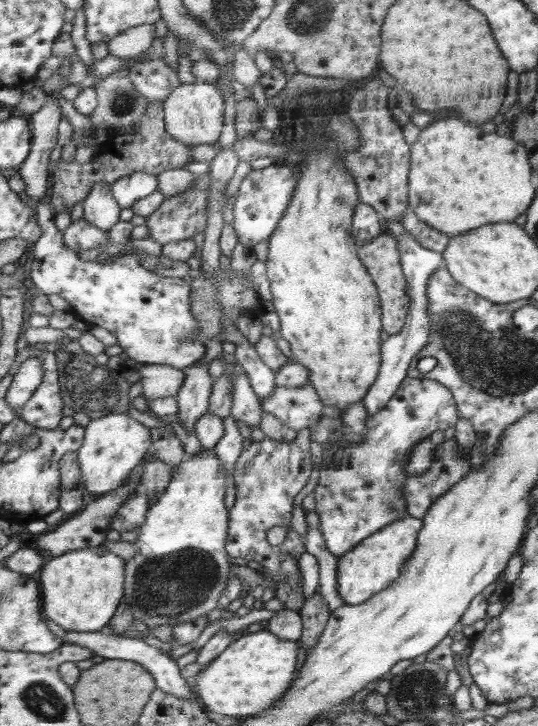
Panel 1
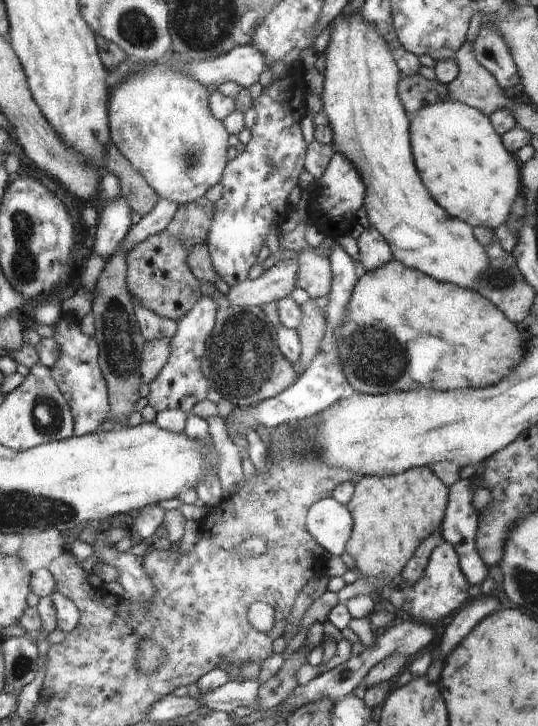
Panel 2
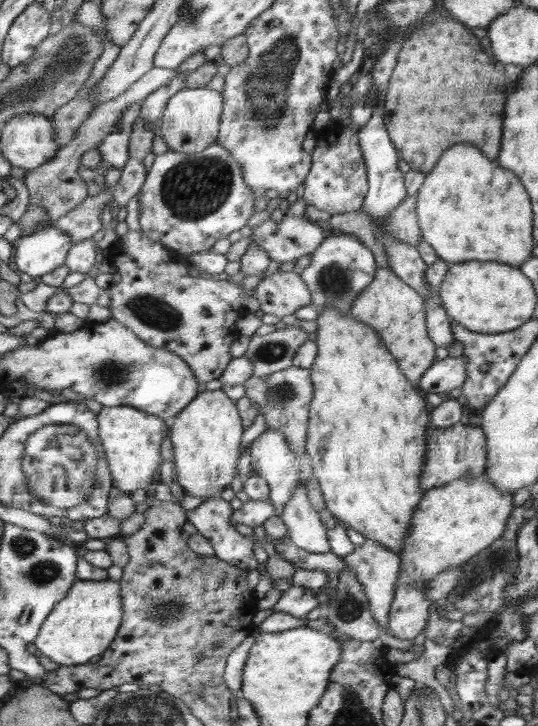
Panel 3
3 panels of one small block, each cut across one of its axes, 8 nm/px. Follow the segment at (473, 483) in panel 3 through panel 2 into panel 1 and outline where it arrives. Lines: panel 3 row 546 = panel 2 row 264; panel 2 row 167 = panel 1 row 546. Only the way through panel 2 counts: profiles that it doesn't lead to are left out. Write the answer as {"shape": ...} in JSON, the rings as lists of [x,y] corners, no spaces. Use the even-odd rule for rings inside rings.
{"shape":[[[407,516],[365,537],[357,548],[338,558],[338,594],[346,605],[360,605],[368,601],[374,594],[388,589],[393,581],[401,576],[400,570],[417,550],[418,536],[422,528],[424,528],[422,519]]]}

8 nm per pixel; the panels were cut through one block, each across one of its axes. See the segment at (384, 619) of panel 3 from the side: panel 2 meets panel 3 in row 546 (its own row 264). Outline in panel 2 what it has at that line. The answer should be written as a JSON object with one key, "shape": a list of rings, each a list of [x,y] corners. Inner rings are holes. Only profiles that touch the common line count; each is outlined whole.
{"shape":[[[372,226],[364,229],[357,239],[357,245],[359,258],[356,267],[361,272],[376,270],[394,259],[386,239]]]}

